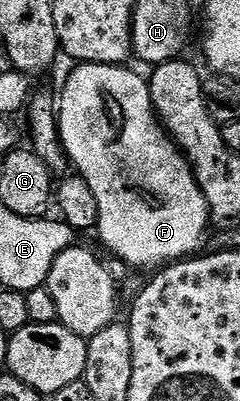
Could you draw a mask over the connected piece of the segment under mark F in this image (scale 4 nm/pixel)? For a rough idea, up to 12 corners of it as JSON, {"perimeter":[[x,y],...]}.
{"perimeter":[[82,63],[56,109],[96,236],[157,270],[210,208],[147,78]]}

